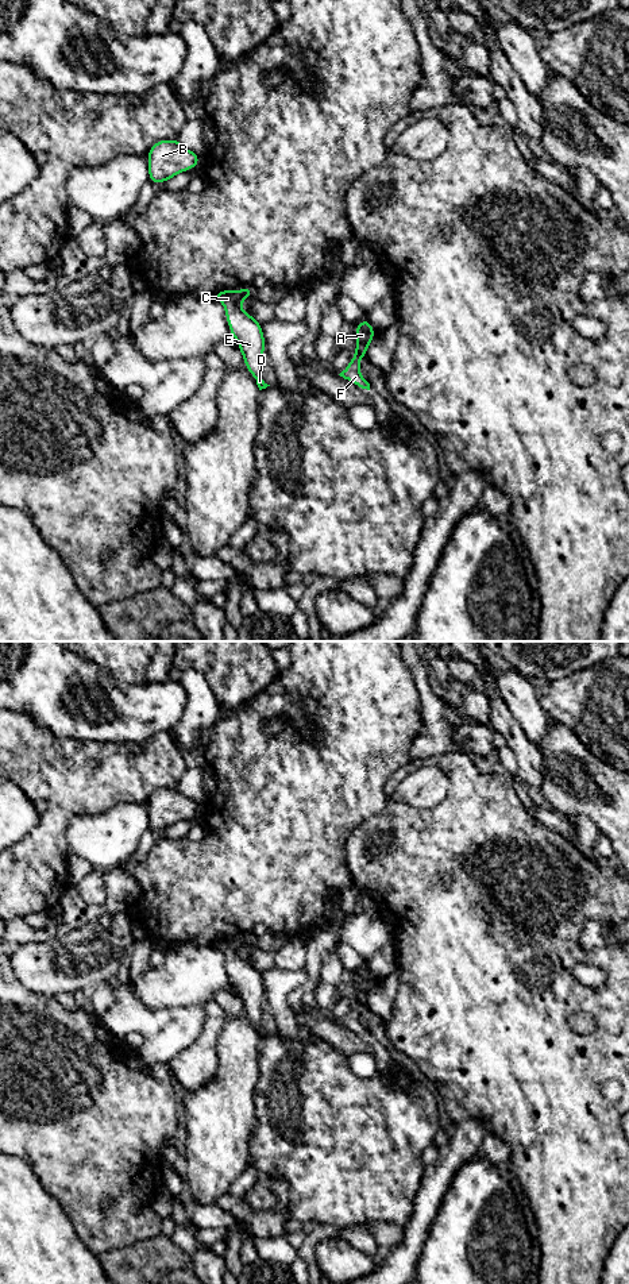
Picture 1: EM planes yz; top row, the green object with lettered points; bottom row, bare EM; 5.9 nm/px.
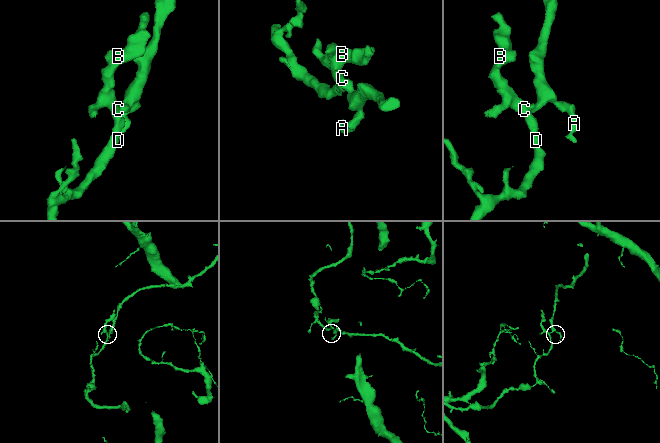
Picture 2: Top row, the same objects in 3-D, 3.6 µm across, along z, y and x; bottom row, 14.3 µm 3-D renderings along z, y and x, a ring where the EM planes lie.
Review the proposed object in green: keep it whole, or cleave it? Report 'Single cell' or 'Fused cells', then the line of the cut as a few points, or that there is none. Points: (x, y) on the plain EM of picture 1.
Fused cells. Split along yz (240, 939), (243, 947)

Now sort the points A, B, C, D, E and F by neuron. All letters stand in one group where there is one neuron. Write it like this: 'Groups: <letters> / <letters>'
Groups: A F / B C D E

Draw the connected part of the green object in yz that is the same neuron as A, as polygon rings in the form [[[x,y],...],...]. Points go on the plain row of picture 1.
[[[363,965],[360,972],[352,978],[355,979],[358,988],[355,994],[355,1003],[351,1005],[351,1010],[339,1023],[362,1037],[370,1038],[370,1032],[362,1025],[359,1019],[359,1009],[366,1006],[368,992],[373,990],[377,980],[371,975],[367,965]]]

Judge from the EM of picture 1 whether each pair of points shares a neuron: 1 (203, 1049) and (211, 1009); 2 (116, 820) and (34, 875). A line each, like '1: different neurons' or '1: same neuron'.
1: same neuron
2: different neurons

